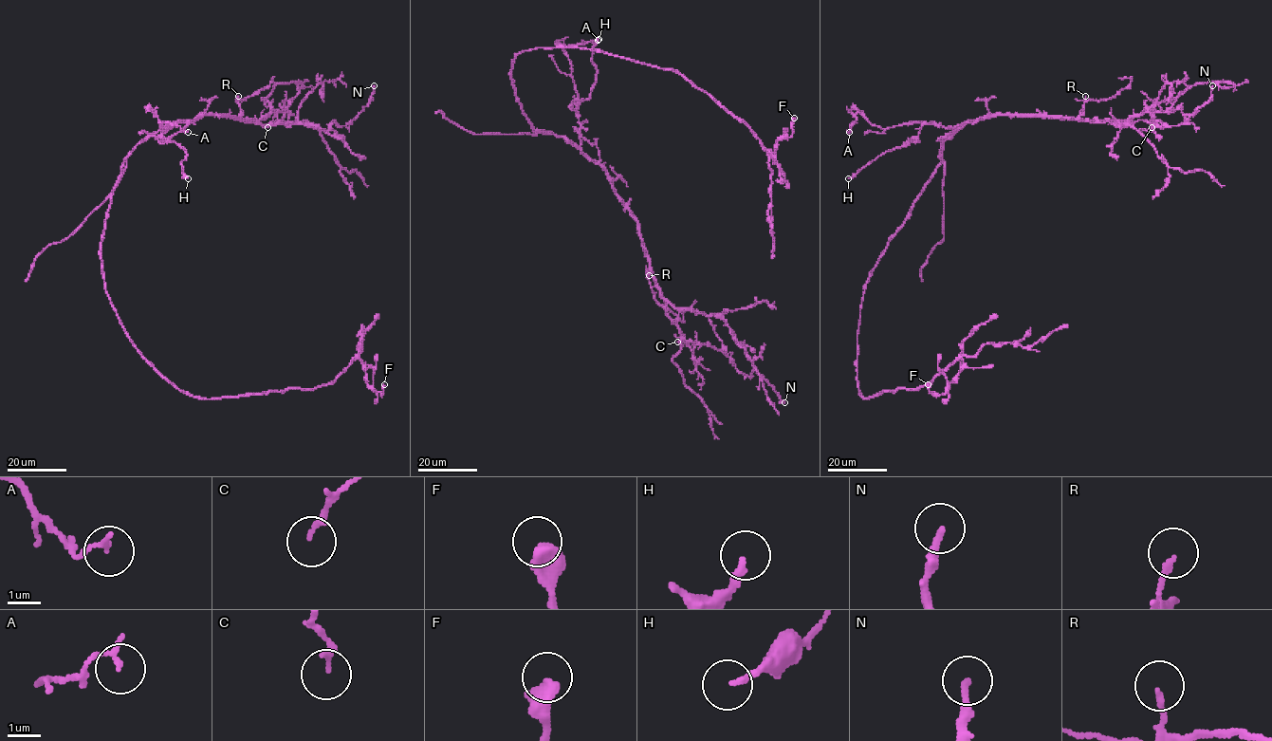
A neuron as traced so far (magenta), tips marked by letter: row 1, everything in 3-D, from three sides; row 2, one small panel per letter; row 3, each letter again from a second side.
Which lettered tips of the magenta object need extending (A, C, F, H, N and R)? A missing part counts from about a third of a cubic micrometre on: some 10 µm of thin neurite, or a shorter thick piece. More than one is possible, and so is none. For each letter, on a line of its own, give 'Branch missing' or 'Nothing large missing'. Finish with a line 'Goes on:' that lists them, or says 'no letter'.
A: Nothing large missing
C: Nothing large missing
F: Nothing large missing
H: Nothing large missing
N: Nothing large missing
R: Nothing large missing
Goes on: no letter

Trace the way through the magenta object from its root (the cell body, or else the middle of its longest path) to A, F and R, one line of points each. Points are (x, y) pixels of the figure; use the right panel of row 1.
A: (893, 235), (941, 161), (941, 145), (947, 136), (955, 130), (916, 121), (881, 129), (857, 111), (849, 132)
F: (893, 235), (863, 293), (857, 386), (865, 398), (916, 389), (963, 361), (947, 392), (932, 394), (928, 384)
R: (893, 235), (941, 161), (941, 145), (947, 136), (966, 122), (992, 116), (1077, 118), (1082, 110), (1085, 96)

